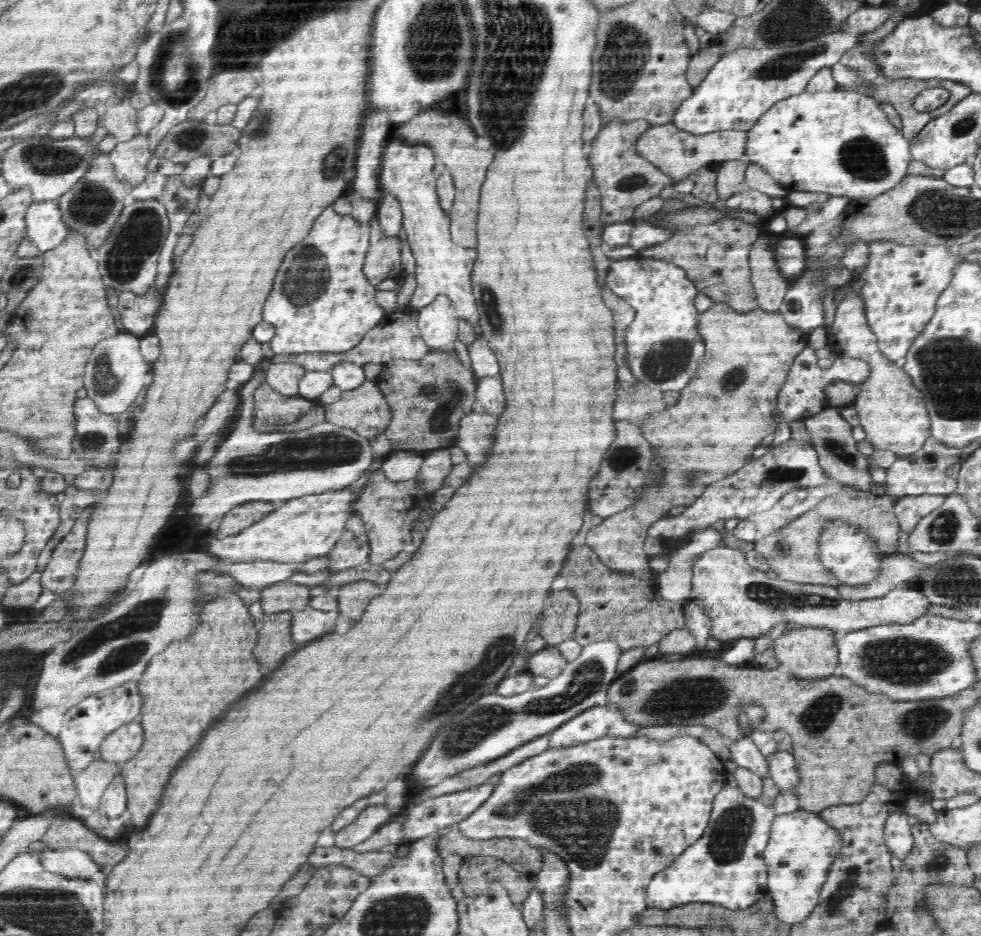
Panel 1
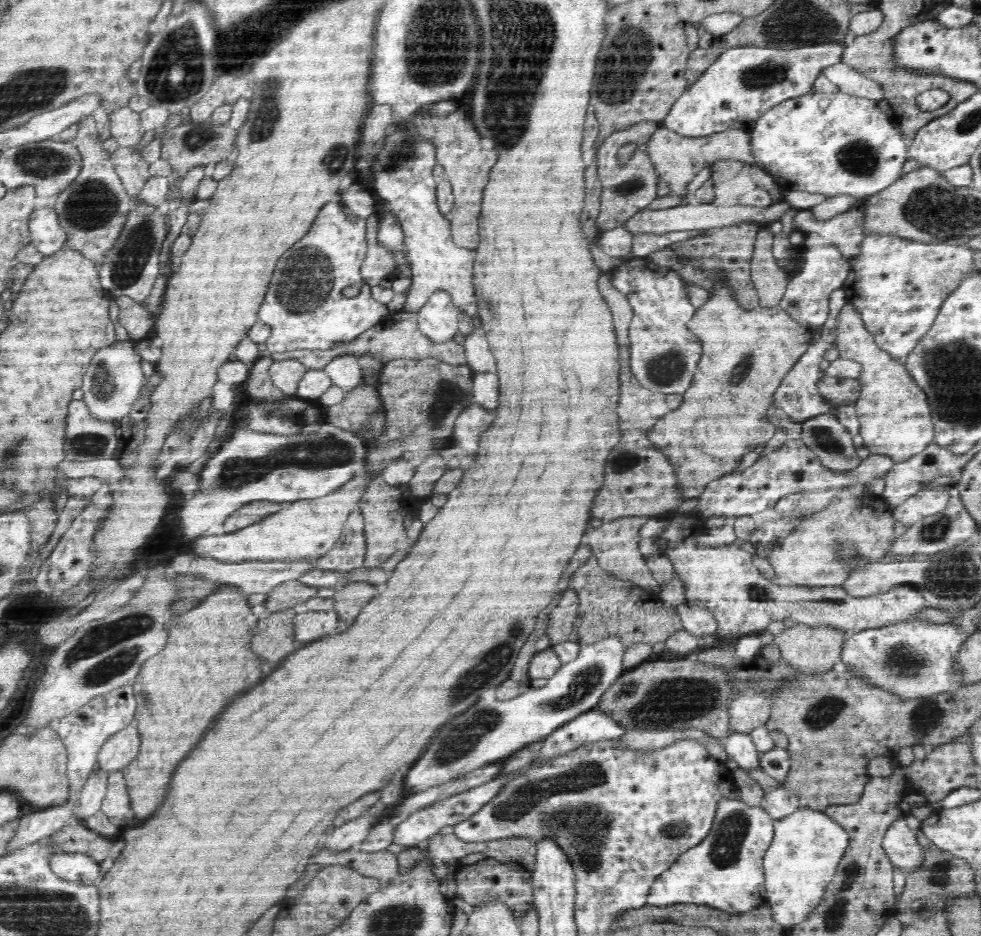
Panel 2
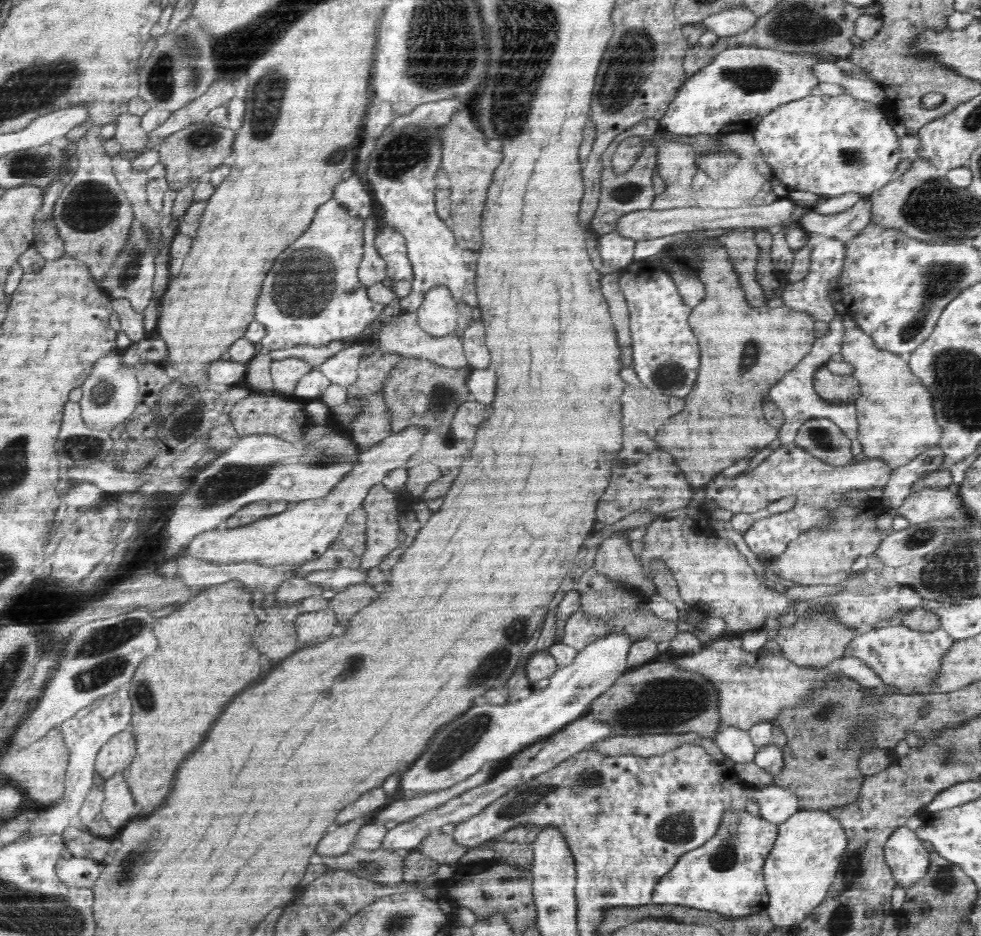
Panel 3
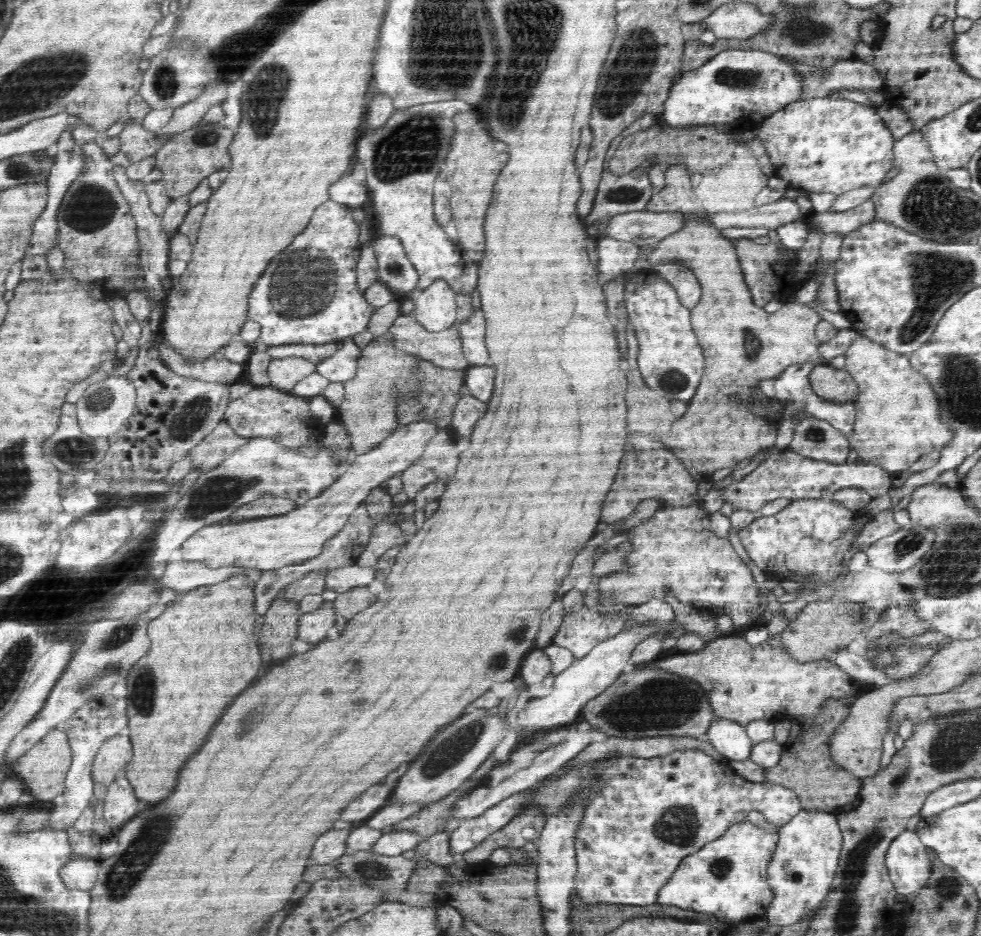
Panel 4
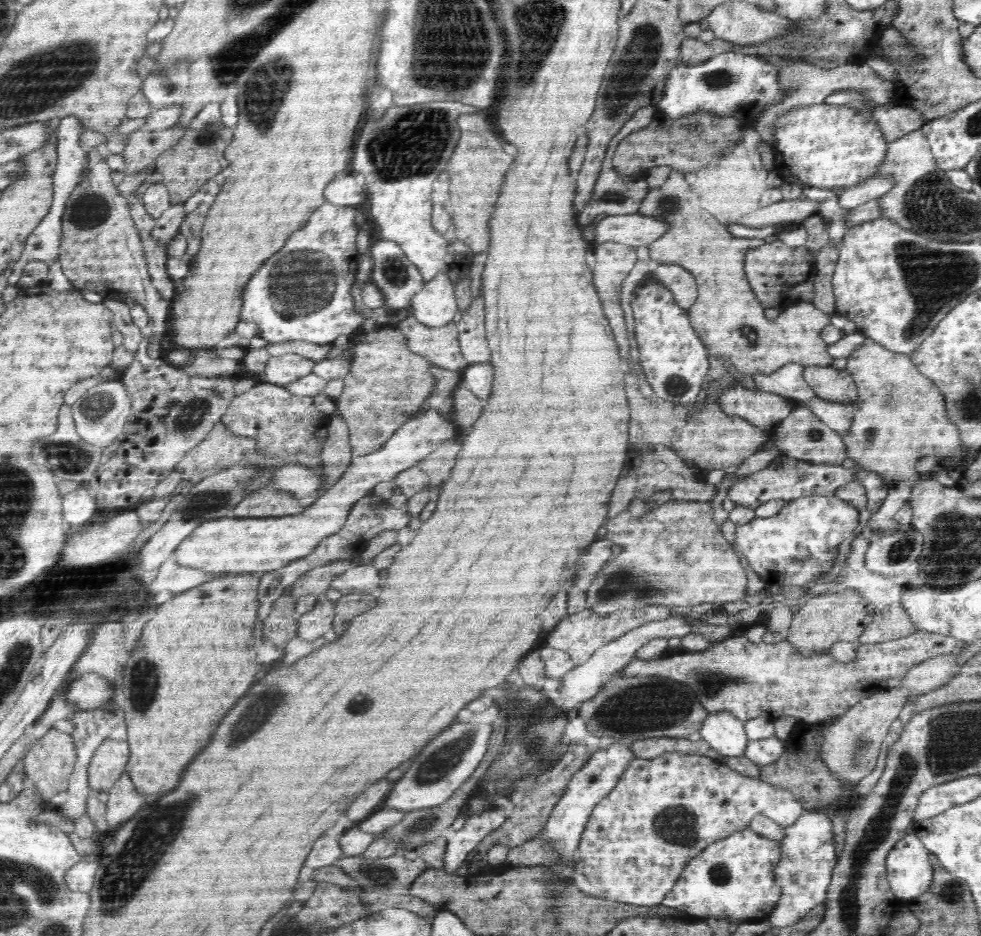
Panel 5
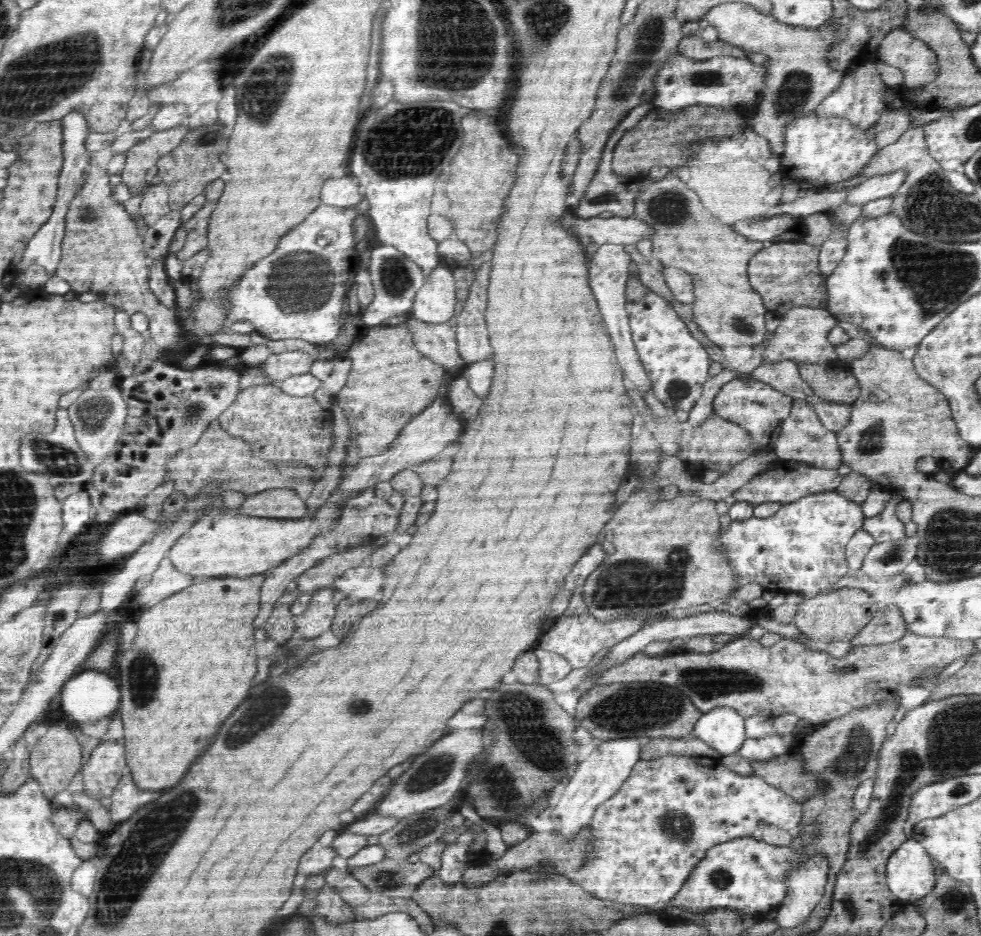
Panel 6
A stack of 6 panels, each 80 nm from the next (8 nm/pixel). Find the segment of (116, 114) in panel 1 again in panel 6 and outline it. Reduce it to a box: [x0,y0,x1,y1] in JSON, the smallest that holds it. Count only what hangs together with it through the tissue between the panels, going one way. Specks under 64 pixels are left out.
[121,126,190,196]

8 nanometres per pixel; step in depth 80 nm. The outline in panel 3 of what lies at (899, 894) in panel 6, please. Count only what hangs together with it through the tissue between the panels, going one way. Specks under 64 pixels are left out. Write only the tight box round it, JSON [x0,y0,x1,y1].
[884,826,930,891]

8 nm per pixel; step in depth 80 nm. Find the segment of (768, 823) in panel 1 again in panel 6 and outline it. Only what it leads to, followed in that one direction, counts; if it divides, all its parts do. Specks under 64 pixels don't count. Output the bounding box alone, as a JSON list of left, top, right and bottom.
[668,837,802,920]

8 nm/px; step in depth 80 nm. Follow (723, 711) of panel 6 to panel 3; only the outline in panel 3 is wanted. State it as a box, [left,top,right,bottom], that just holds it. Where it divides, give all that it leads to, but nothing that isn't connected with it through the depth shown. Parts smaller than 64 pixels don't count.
[712,726,757,762]

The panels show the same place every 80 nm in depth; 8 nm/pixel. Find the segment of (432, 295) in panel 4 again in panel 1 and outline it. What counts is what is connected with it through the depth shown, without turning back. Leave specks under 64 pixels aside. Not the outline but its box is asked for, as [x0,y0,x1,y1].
[415,296,459,351]

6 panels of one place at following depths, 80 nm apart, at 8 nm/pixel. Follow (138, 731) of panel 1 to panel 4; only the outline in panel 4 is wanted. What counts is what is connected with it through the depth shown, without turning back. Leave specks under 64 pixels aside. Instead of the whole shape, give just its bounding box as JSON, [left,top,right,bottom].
[91,732,133,786]

